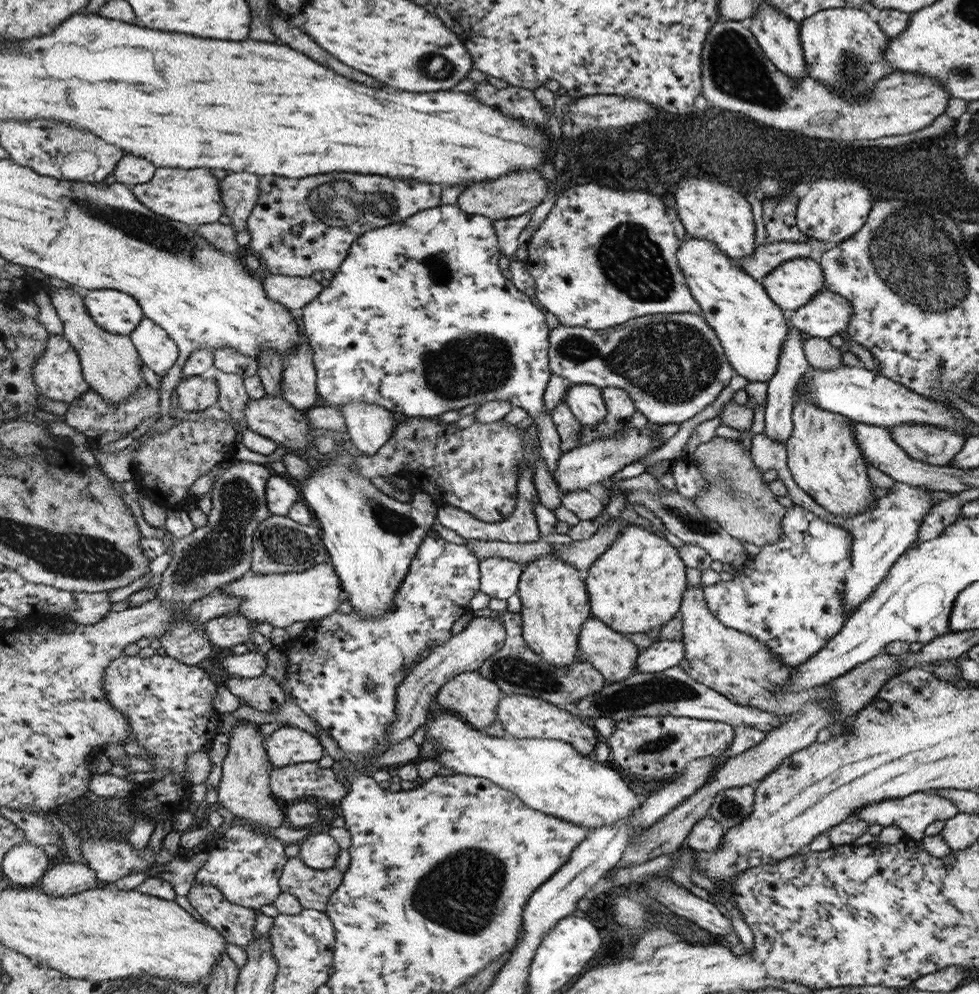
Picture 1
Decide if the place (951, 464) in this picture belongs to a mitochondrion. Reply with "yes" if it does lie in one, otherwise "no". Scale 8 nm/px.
no

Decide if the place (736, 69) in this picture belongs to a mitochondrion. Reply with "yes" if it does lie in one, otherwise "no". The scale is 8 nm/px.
yes

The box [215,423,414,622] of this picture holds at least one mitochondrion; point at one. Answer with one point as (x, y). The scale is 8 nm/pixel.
(281, 544)

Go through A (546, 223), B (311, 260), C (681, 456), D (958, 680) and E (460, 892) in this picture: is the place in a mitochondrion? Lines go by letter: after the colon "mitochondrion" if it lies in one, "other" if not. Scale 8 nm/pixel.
A: other
B: other
C: other
D: other
E: mitochondrion

